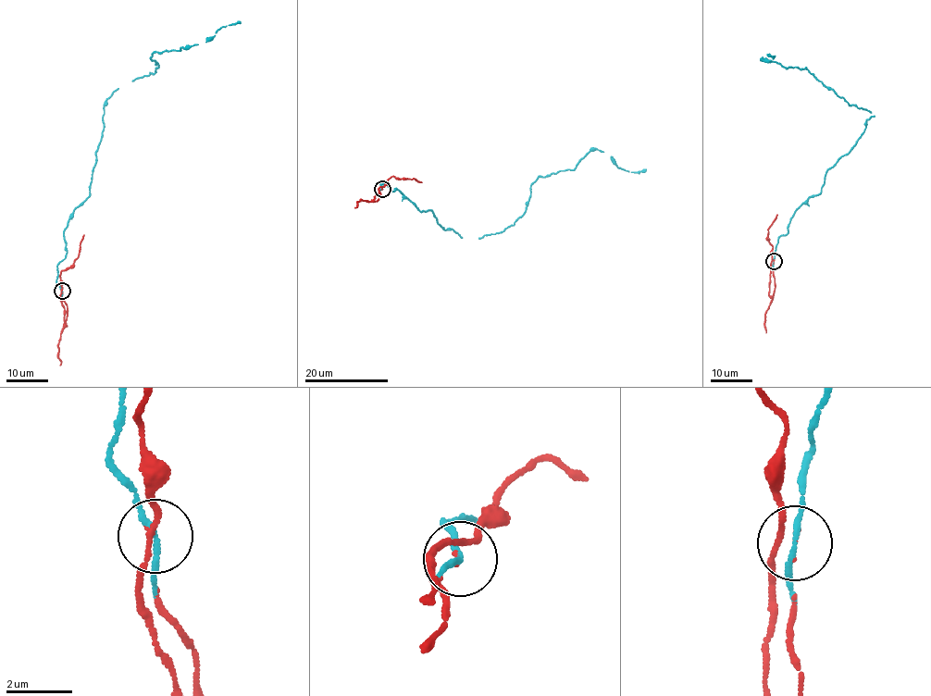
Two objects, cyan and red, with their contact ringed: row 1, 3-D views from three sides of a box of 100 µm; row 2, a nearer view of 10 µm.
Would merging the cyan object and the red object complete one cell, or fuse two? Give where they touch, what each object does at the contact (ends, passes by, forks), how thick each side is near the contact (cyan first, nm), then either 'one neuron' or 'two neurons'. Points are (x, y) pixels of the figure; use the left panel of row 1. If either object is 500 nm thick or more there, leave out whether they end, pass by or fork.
at (62, 291); cyan passes by; red passes by; 140 nm thick on the cyan side, 80 nm on the other; one neuron

